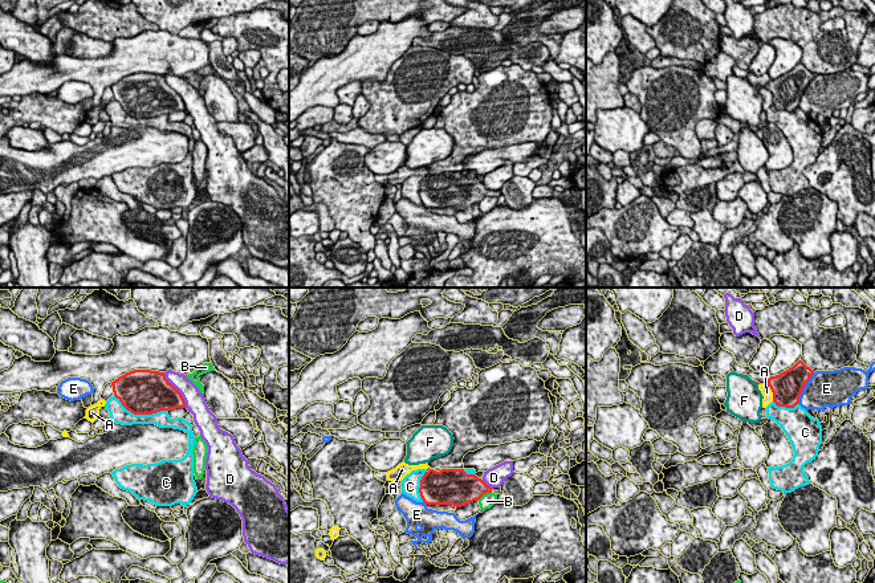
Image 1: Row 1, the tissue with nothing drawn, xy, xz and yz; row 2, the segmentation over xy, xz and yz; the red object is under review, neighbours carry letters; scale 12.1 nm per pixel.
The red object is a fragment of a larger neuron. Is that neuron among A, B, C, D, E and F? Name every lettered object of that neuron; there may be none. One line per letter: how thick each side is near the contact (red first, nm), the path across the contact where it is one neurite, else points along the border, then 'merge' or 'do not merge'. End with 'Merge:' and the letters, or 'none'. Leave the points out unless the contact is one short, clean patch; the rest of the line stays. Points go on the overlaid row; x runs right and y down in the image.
A: 380/130 nm | do not merge
B: 360/180 nm | along xz (491, 492), (487, 492), (477, 500) | do not merge
C: 500/200 nm | do not merge
D: 400/240 nm | do not merge
E: 380/420 nm | do not merge
F: 30/420 nm | along yz (752, 380), (758, 383) | do not merge
Merge: none

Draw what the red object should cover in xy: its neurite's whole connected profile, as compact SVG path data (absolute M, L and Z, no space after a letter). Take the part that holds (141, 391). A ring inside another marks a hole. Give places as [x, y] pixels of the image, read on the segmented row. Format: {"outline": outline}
{"outline": "M134 370L111 382L114 396L134 415L152 415L160 411L187 408L182 394L166 379L164 372Z"}

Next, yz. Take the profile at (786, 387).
{"outline": "M798 360L780 375L770 376L765 384L772 390L776 405L794 408L799 404L799 396L813 375L814 370Z"}

